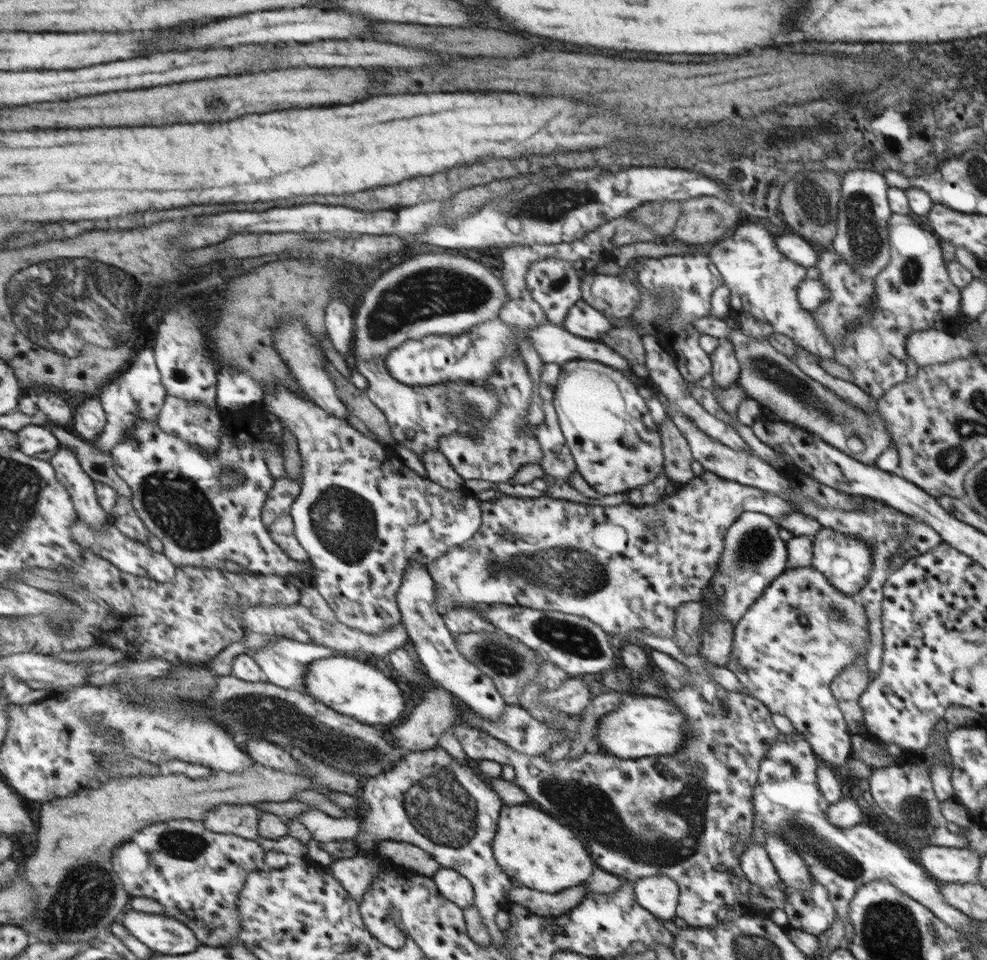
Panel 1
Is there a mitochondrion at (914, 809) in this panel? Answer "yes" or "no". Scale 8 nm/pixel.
yes

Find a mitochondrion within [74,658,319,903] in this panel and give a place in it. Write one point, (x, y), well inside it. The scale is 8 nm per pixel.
(184, 844)

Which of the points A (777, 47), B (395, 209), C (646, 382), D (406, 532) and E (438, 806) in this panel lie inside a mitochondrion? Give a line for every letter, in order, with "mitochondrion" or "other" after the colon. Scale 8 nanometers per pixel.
A: other
B: other
C: other
D: other
E: mitochondrion

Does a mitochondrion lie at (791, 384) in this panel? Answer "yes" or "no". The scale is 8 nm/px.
yes

